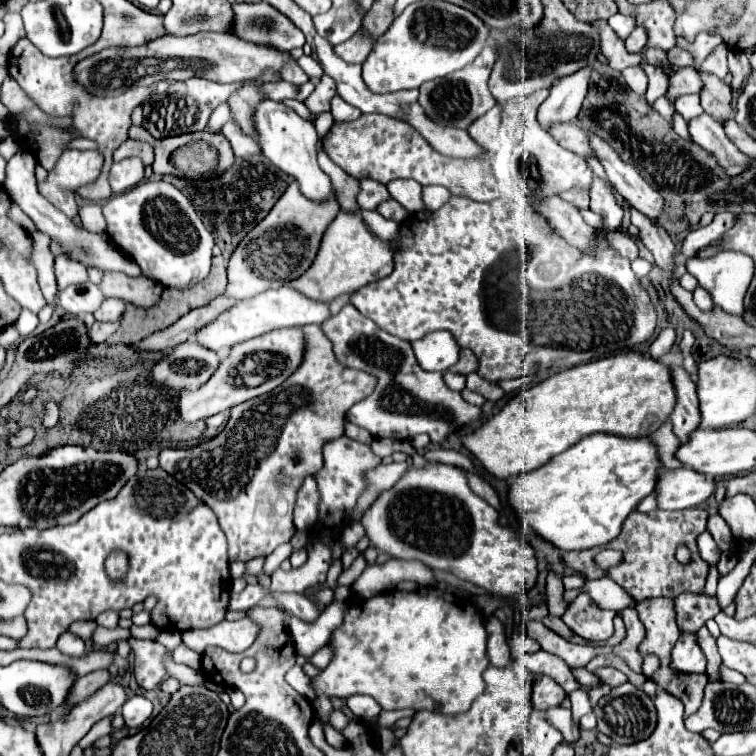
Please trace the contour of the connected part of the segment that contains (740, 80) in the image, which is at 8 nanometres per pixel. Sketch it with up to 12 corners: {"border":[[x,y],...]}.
{"border":[[728,52],[732,90],[740,90],[750,74],[744,52]]}

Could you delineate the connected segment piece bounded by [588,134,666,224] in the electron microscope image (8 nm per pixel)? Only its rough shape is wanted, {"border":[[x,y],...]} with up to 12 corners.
{"border":[[588,134],[610,182],[632,208],[660,220],[666,200],[604,140]]}

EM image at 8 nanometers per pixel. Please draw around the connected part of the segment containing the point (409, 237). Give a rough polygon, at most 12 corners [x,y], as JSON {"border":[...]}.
{"border":[[452,196],[350,302],[408,342],[446,328],[490,382],[634,348],[656,310],[604,238]]}

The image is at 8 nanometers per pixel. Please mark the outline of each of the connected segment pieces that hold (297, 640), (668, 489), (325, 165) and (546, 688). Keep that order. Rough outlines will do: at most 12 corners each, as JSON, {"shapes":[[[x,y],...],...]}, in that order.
{"shapes":[[[334,602],[314,624],[286,614],[298,654],[310,658],[342,624],[346,602]],[[662,466],[654,492],[658,510],[706,502],[716,484],[690,468]],[[321,141],[320,168],[332,178],[338,204],[344,212],[360,214],[356,196],[360,182],[336,166]],[[549,676],[532,686],[532,708],[560,706],[568,694]]]}

